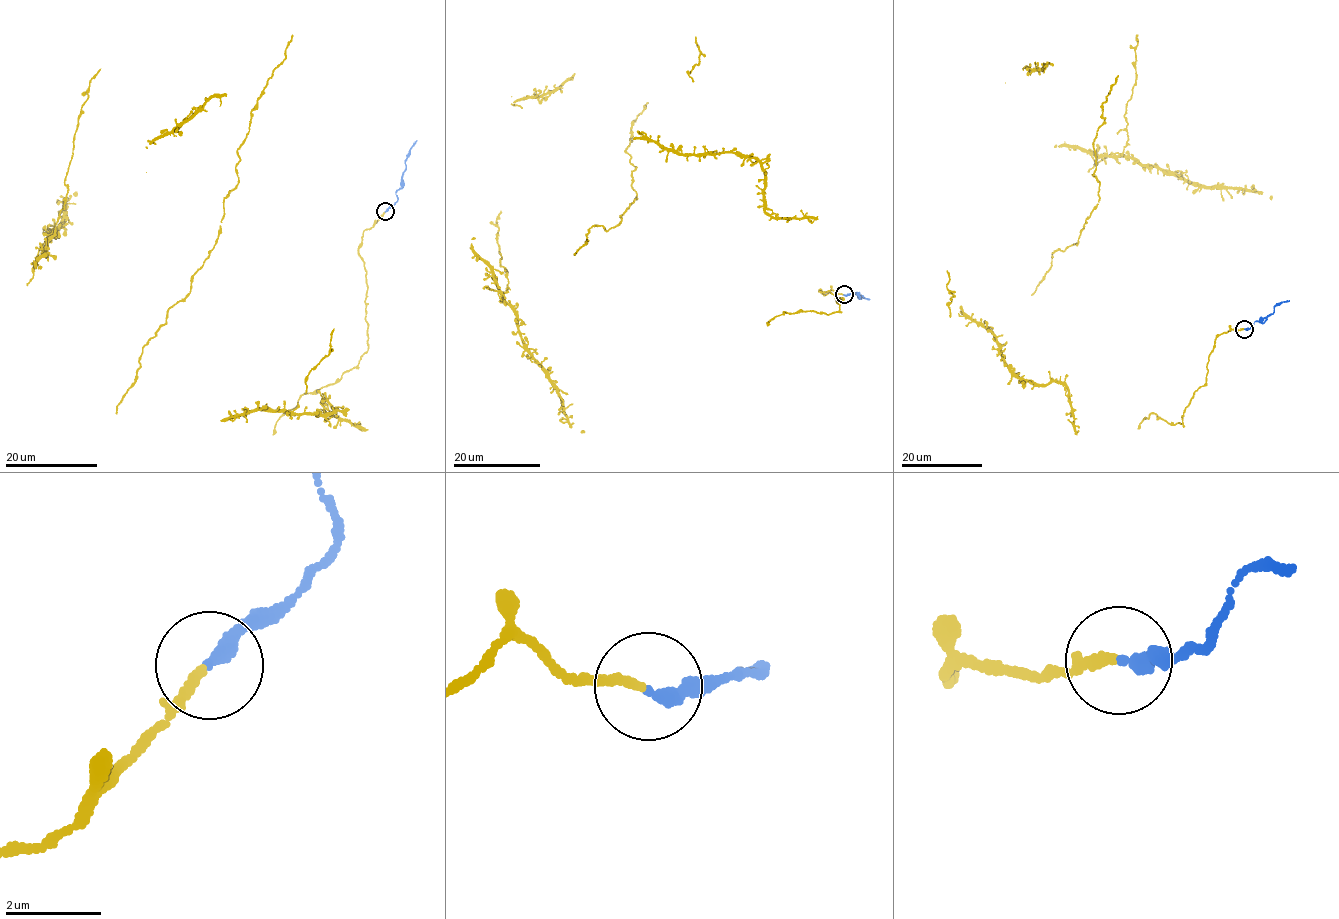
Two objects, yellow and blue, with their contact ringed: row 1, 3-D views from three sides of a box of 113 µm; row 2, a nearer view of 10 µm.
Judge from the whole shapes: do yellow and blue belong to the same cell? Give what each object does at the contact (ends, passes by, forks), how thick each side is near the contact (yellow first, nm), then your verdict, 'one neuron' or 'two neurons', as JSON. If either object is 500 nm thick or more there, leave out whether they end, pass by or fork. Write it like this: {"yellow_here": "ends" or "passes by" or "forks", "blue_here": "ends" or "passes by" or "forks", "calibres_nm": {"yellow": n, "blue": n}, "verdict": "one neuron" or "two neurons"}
{"yellow_here": "ends", "blue_here": "ends", "calibres_nm": {"yellow": 180, "blue": 280}, "verdict": "one neuron"}

